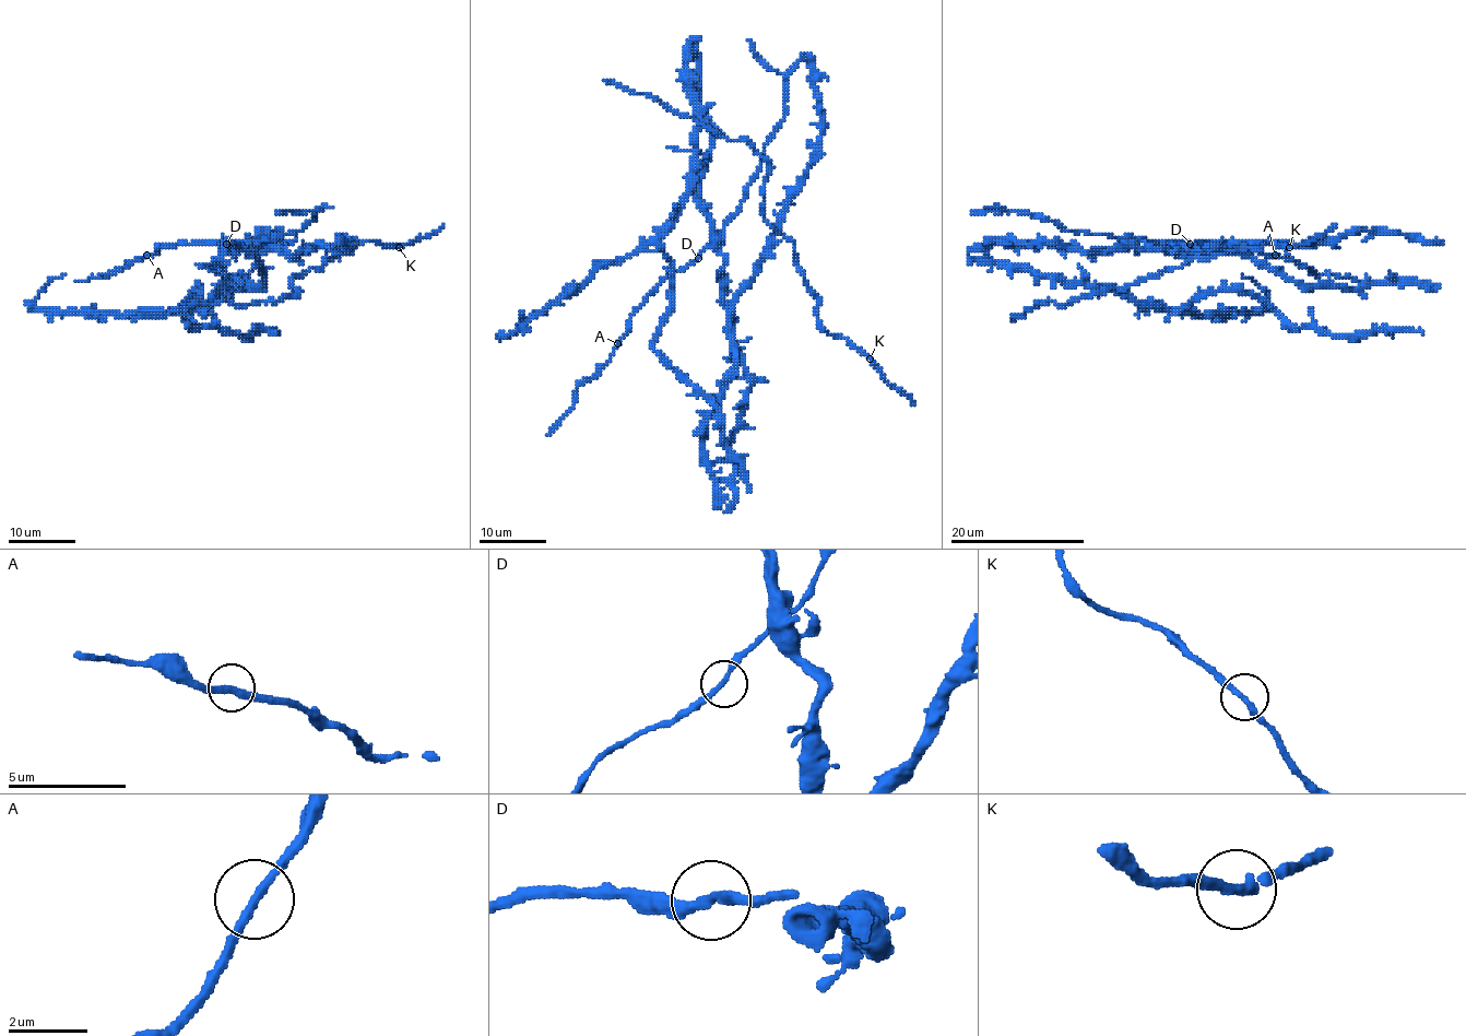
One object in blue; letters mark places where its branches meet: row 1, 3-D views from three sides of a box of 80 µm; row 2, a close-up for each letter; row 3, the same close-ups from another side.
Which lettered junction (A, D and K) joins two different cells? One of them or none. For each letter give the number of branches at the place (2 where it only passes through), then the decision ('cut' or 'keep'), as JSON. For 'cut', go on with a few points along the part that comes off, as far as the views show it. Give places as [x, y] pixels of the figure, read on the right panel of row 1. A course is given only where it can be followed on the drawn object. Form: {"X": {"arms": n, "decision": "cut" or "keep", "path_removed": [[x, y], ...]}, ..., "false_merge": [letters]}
{"A": {"arms": 2, "decision": "keep"}, "D": {"arms": 2, "decision": "keep"}, "K": {"arms": 2, "decision": "keep"}, "false_merge": []}

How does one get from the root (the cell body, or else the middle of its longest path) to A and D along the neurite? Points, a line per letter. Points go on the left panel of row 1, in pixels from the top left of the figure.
A: (228, 245), (238, 247), (238, 250), (229, 250), (240, 247), (238, 244), (178, 244), (146, 255)
D: (228, 245), (238, 247), (238, 250), (229, 250), (240, 247), (238, 244), (226, 244)

